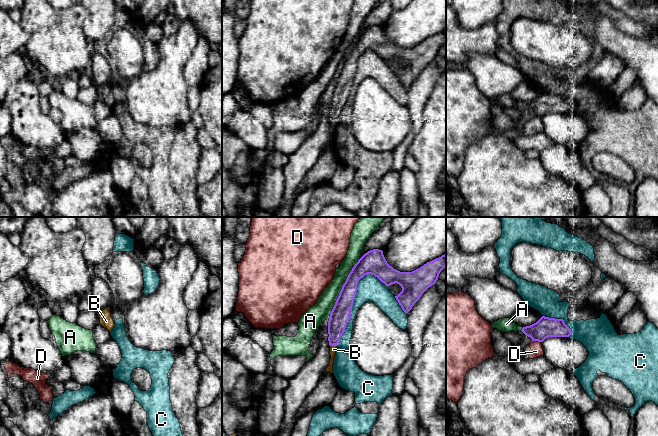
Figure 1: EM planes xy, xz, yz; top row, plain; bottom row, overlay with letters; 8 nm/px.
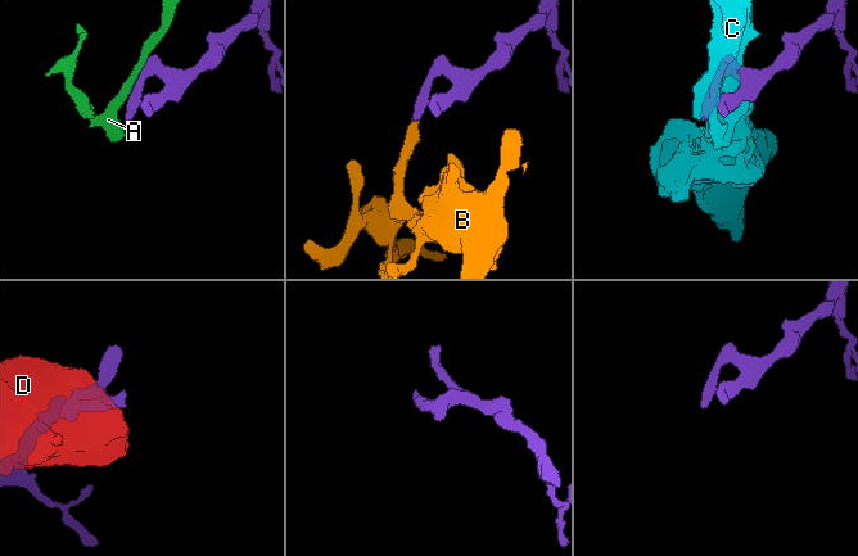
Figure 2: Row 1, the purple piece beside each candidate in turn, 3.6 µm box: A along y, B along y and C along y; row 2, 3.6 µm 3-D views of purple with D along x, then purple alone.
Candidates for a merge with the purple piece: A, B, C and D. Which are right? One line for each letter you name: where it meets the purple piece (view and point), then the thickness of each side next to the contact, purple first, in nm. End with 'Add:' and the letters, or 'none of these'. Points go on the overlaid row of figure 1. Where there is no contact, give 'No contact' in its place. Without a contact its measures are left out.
B: Touches purple at xz (333, 345). Thickness 160 nm (purple) against 60 nm
Add: B

